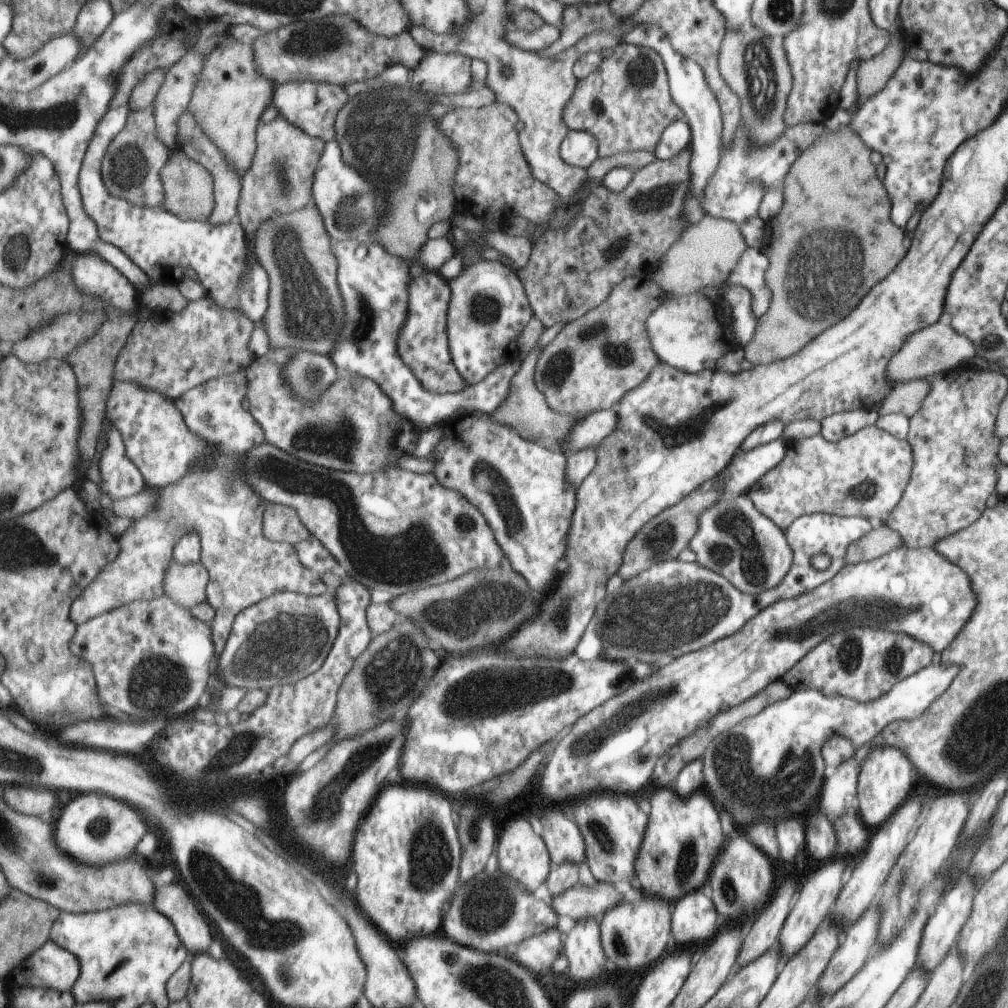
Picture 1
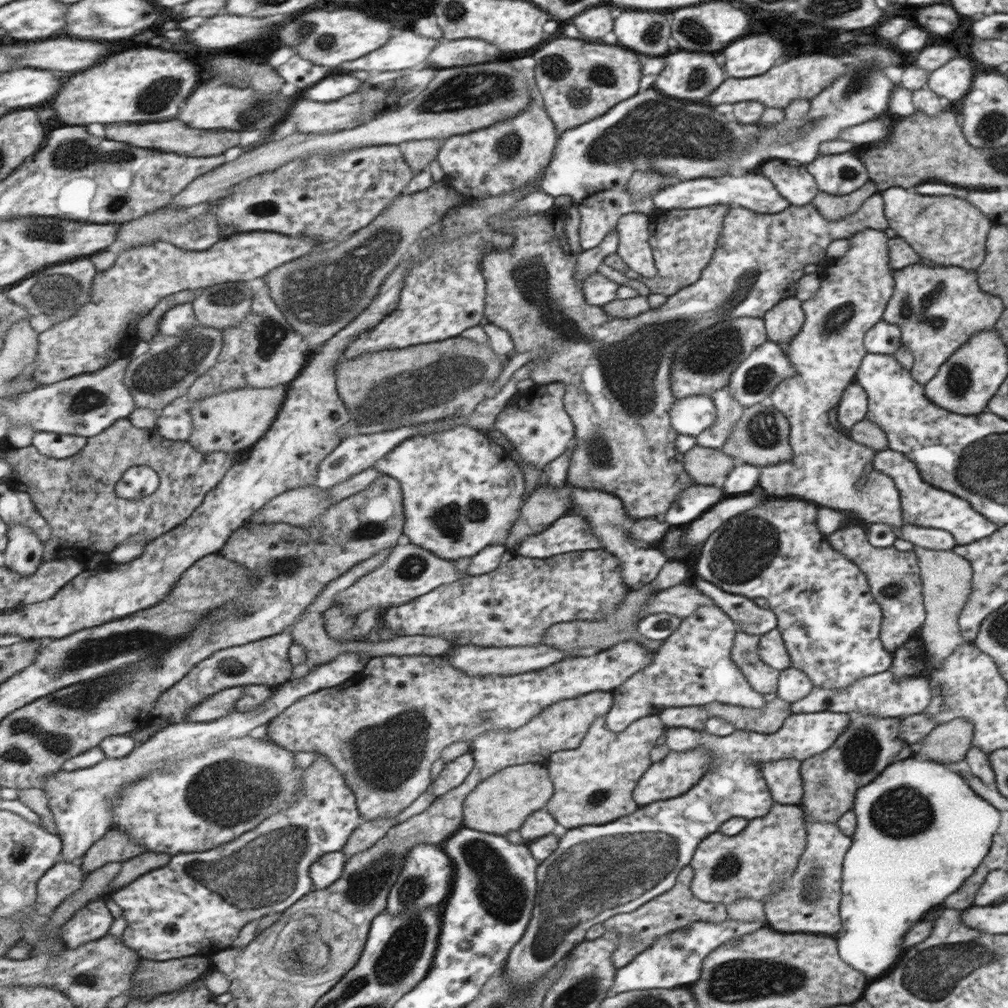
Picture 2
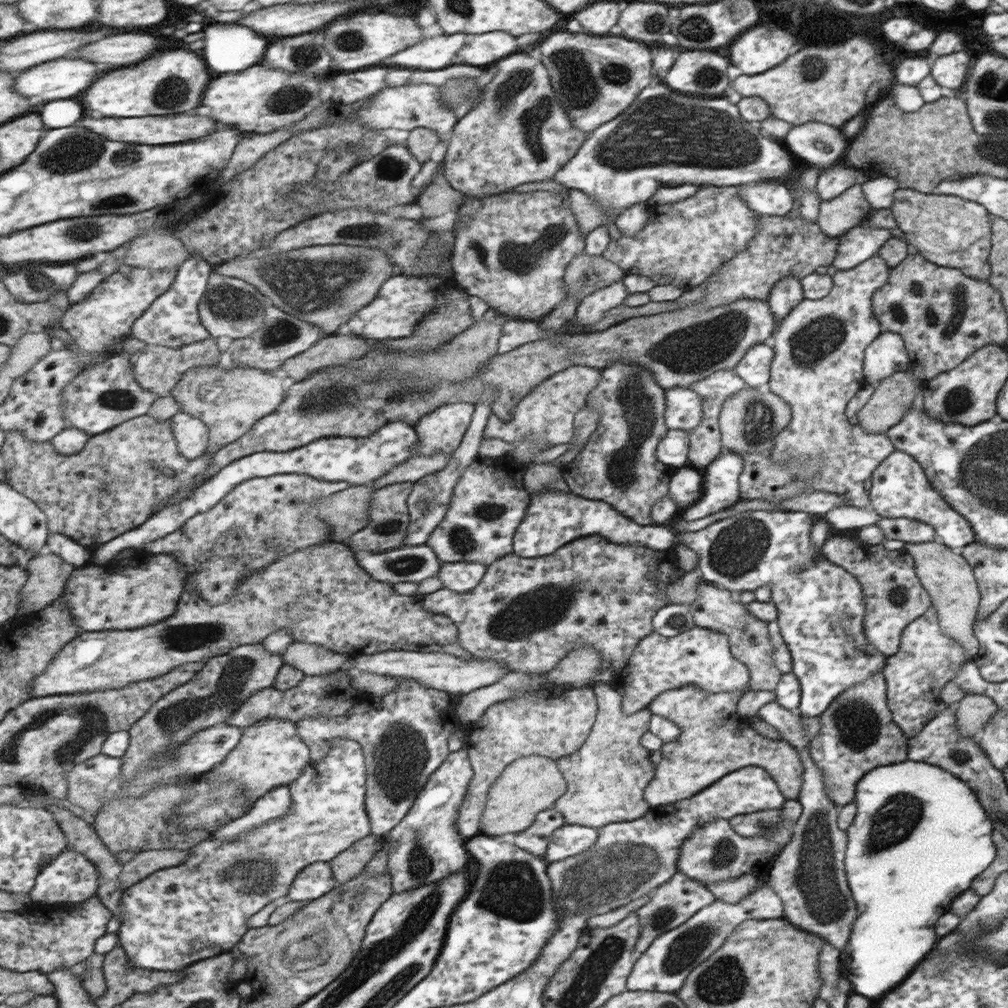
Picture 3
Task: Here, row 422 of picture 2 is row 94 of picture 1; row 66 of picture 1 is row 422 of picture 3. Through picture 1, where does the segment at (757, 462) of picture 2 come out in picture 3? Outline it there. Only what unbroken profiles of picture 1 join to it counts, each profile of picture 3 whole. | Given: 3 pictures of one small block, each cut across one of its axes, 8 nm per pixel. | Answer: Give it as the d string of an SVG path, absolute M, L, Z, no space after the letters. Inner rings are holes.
M767 384L757 388L745 386L722 404L718 416L720 443L741 458L750 452L768 452L773 446L775 435L788 425L790 418L790 406L782 398L769 392Z

